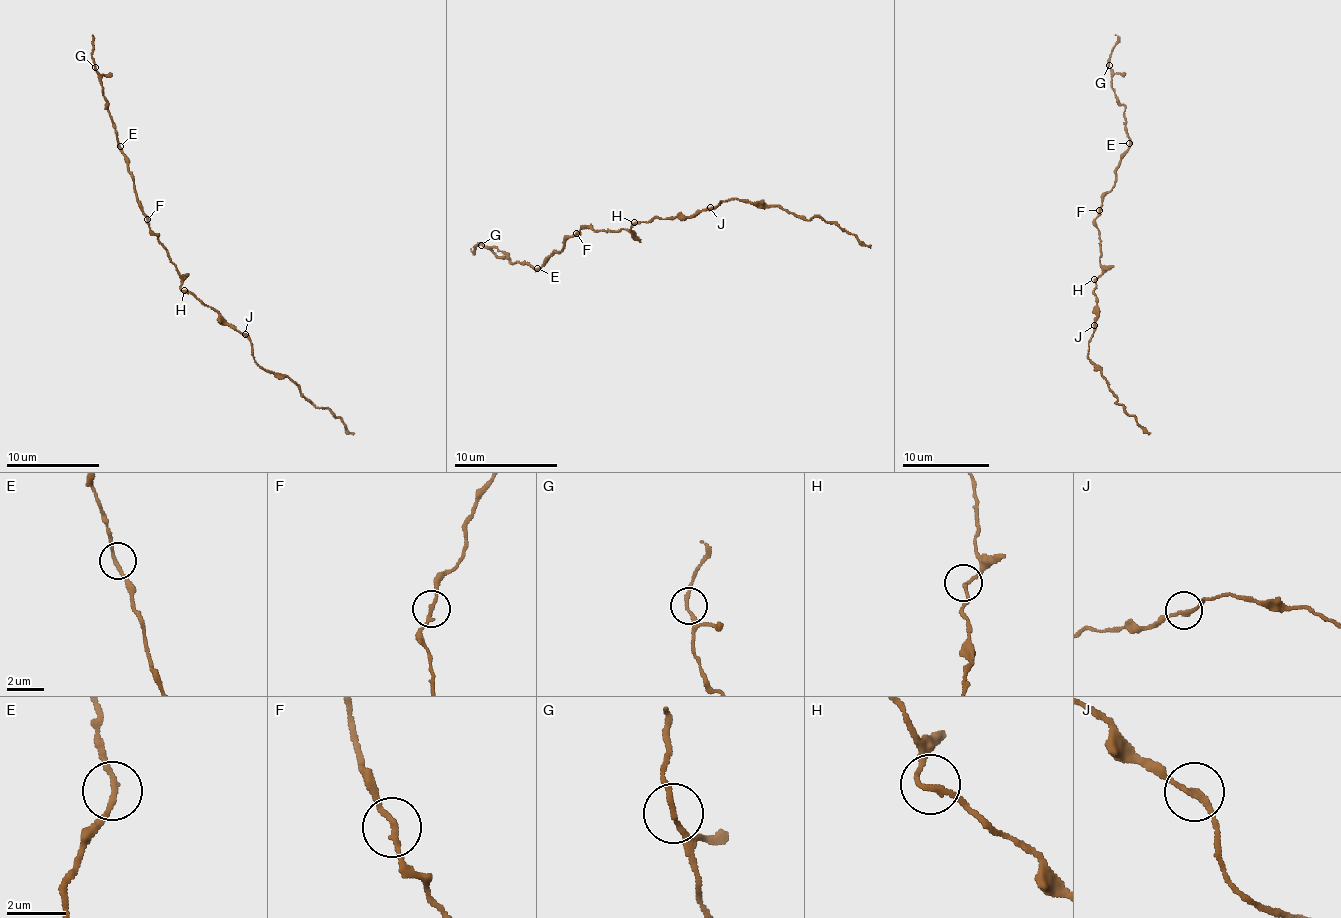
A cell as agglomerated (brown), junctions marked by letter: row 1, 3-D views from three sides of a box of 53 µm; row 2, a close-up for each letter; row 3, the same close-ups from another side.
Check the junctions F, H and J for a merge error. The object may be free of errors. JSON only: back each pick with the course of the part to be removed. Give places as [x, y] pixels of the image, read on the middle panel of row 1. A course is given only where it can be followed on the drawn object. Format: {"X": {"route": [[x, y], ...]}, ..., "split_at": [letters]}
{"split_at": []}

